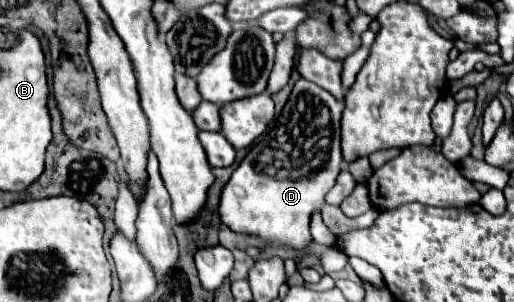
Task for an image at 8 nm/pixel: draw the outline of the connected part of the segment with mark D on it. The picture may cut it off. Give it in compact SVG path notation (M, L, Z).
M299 78L285 102L281 114L273 120L269 132L261 138L259 144L243 158L239 168L231 174L227 186L223 188L219 214L223 224L235 232L247 232L261 236L267 244L289 244L295 250L303 250L311 242L309 220L315 210L321 210L325 204L325 194L333 188L335 178L341 170L341 136L339 120L343 114L343 102L337 102L331 94L305 78Z

